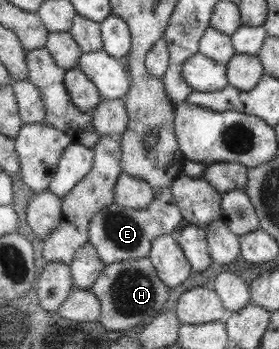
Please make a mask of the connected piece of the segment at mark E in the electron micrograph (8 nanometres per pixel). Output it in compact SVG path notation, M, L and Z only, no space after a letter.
M168 190L156 194L154 204L150 204L150 208L126 208L113 202L92 219L89 242L98 249L98 256L101 256L102 262L106 265L147 257L157 236L174 235L184 223L174 202Z

